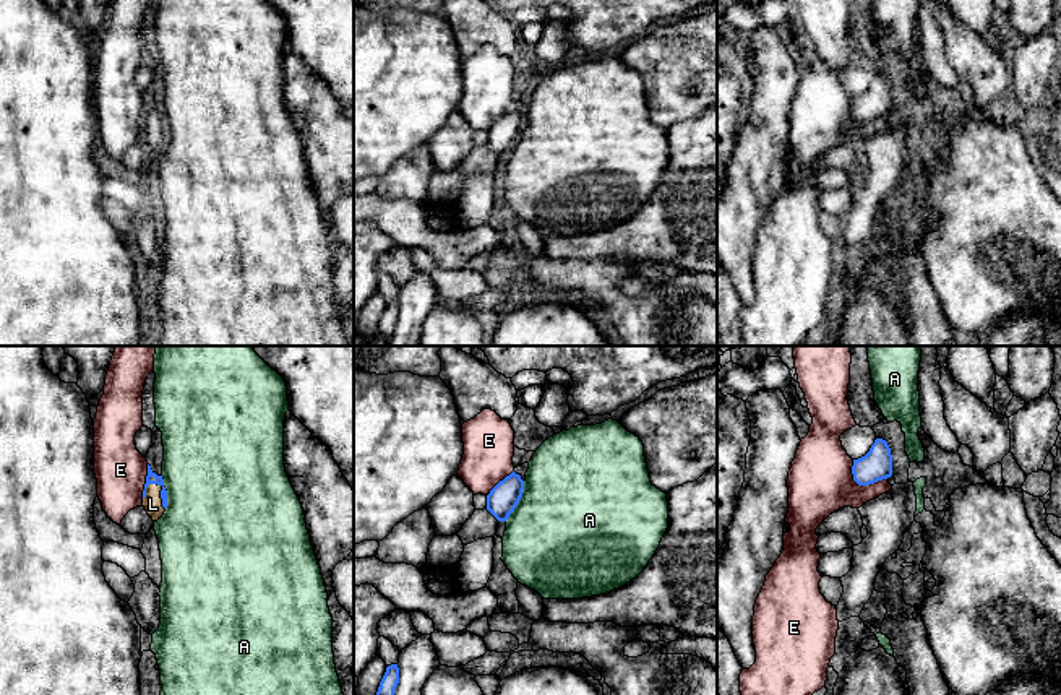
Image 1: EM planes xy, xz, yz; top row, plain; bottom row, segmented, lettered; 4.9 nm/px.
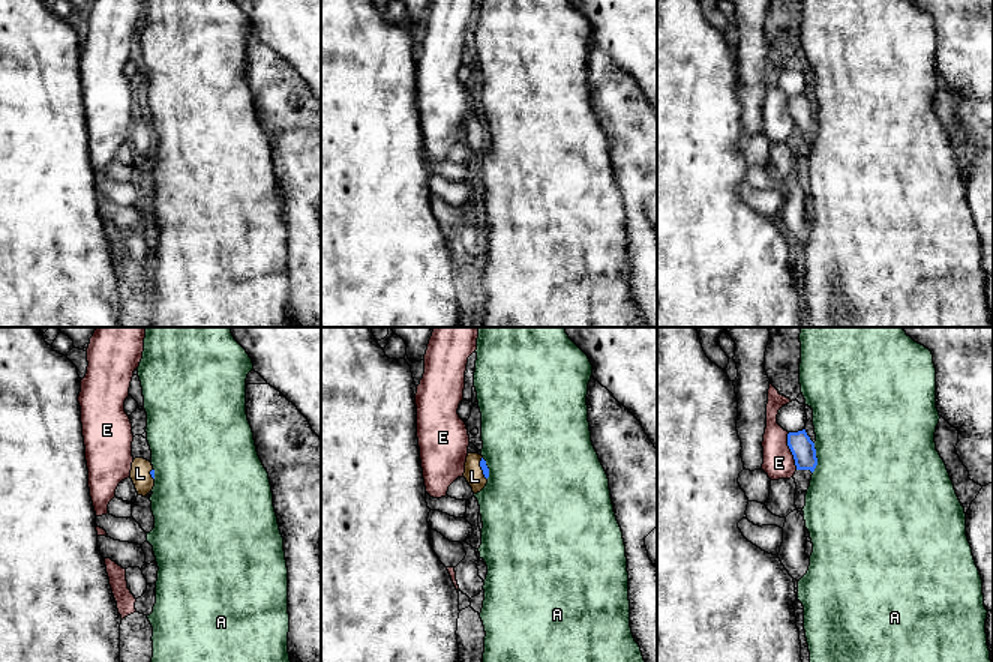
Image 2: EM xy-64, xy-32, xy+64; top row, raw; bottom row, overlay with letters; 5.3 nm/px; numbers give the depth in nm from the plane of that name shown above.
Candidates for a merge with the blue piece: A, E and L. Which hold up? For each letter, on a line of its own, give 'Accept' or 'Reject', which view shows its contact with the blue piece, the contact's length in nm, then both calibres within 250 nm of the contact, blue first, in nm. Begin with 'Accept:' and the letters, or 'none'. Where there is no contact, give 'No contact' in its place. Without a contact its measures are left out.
Accept: L
A: Reject. Touches blue in xz. Shared border 220 nm. Thickness 150 nm (blue) against 500 nm
E: Reject. Touches blue in yz. Shared border 200 nm. Thickness 160 nm (blue) against 320 nm
L: Accept. Touches blue in xy. Shared border 150 nm. Thickness 60 nm (blue) against 100 nm

